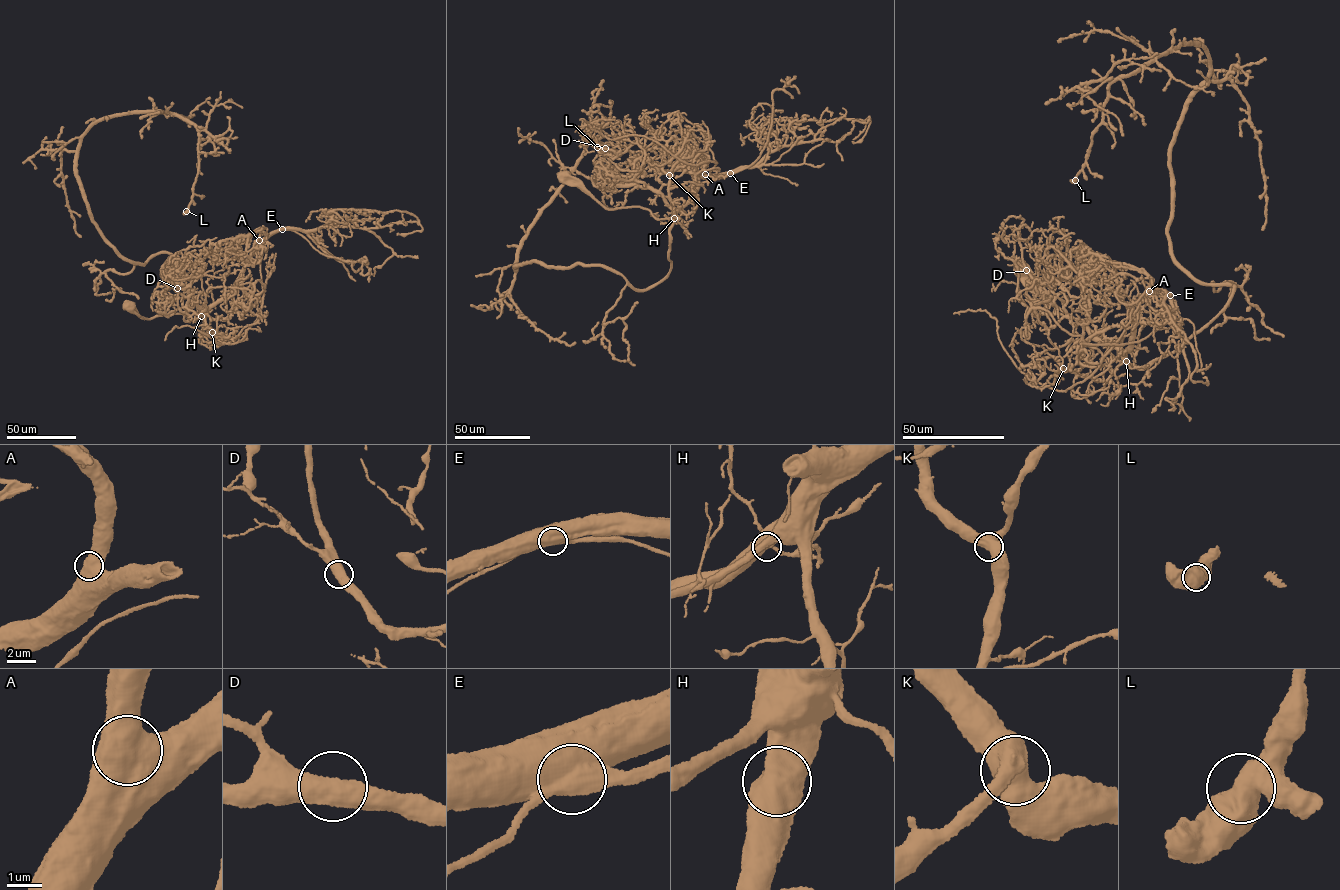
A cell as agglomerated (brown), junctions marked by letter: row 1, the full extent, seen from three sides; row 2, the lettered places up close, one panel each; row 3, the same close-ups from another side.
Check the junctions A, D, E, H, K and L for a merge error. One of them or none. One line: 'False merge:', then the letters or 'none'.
False merge: E

